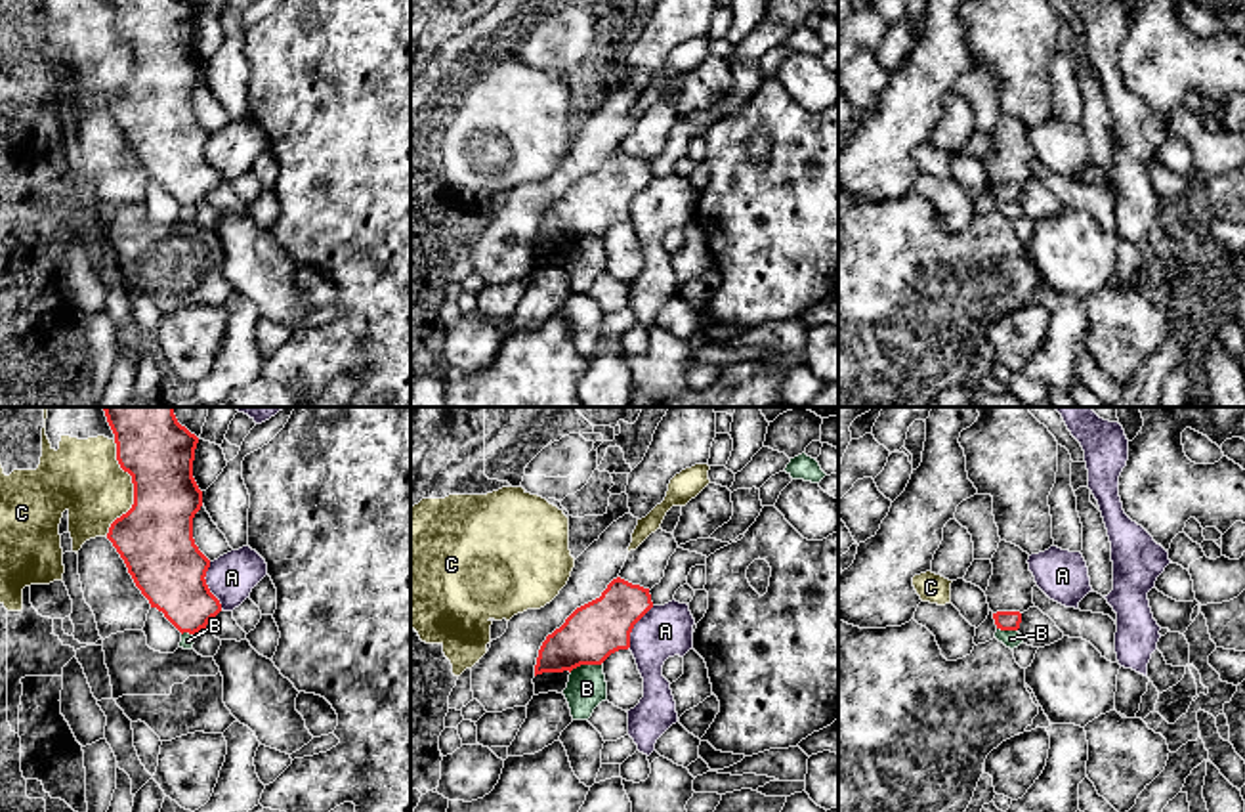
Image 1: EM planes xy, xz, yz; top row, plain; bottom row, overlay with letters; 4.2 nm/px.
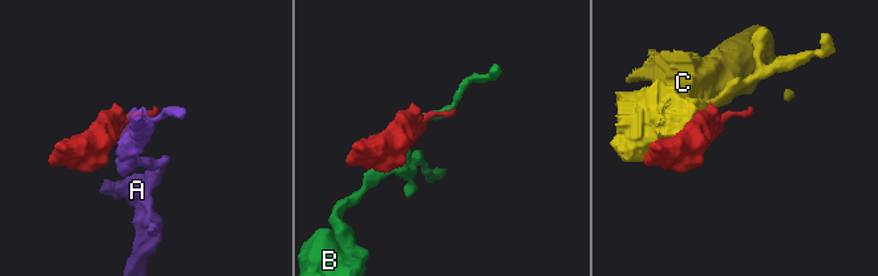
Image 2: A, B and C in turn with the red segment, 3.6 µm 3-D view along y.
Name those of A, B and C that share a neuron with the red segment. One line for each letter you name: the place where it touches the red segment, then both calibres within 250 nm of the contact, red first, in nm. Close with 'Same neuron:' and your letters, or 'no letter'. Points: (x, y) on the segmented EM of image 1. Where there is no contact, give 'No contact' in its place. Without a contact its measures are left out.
Same neuron: no letter

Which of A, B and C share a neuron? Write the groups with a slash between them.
A / B / C

